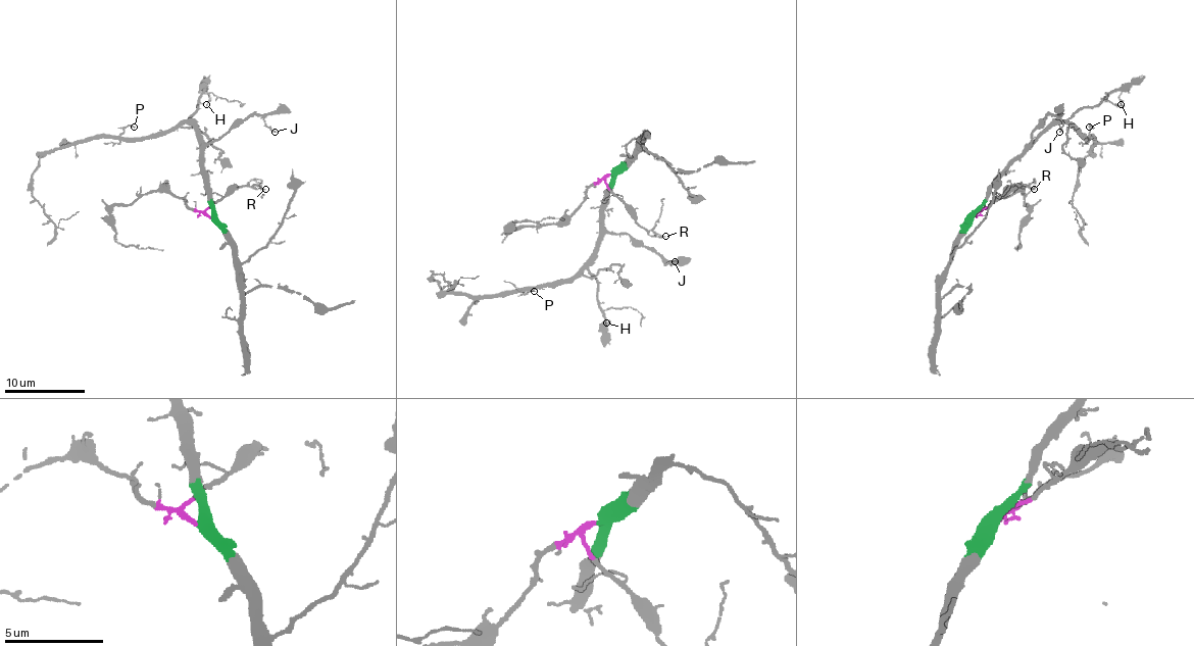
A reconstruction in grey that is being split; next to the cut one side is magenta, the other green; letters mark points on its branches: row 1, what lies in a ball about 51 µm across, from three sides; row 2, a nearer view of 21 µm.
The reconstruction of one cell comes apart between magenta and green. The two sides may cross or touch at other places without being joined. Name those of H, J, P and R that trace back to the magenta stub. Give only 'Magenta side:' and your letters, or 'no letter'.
Magenta side: R

